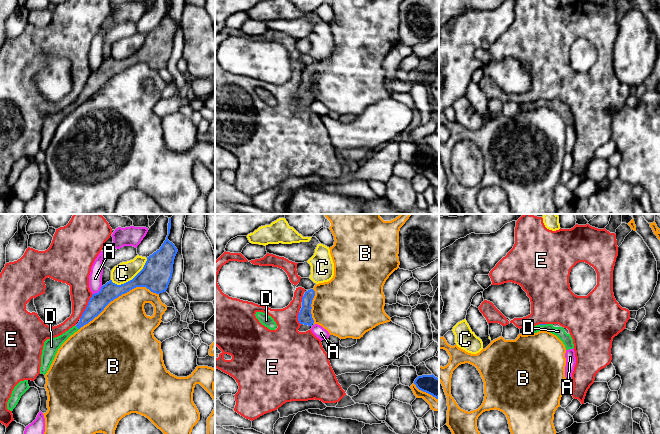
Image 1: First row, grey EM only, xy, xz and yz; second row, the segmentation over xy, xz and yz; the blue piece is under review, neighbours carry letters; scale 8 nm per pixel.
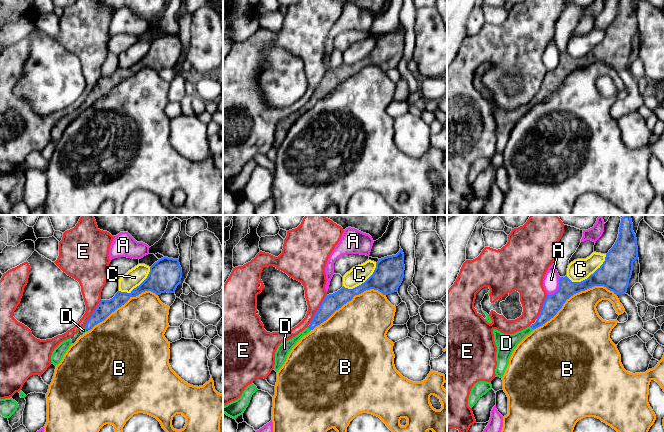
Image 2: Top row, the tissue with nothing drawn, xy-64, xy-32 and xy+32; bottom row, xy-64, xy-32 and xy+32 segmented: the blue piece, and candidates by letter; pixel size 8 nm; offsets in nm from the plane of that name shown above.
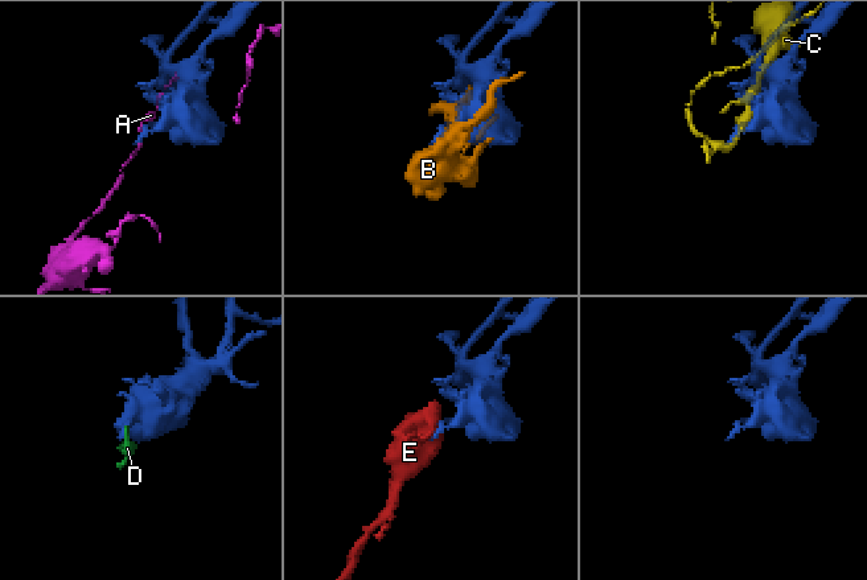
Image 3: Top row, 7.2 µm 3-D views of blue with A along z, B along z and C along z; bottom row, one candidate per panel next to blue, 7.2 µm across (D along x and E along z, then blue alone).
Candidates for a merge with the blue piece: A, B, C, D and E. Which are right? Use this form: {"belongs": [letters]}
{"belongs": ["D"]}

